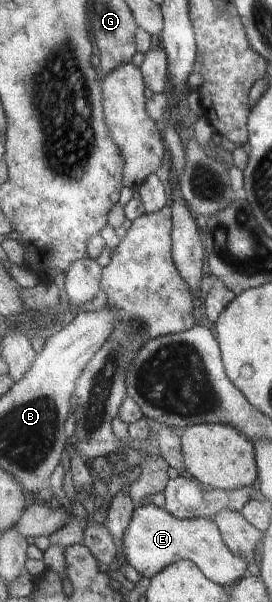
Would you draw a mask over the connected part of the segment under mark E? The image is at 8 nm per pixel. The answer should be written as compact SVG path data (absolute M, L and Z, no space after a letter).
M150 503L135 509L131 526L125 535L124 548L126 562L150 580L177 561L192 560L217 584L233 586L234 582L246 575L246 567L252 561L238 556L228 547L214 519L200 516L183 520L165 508Z

